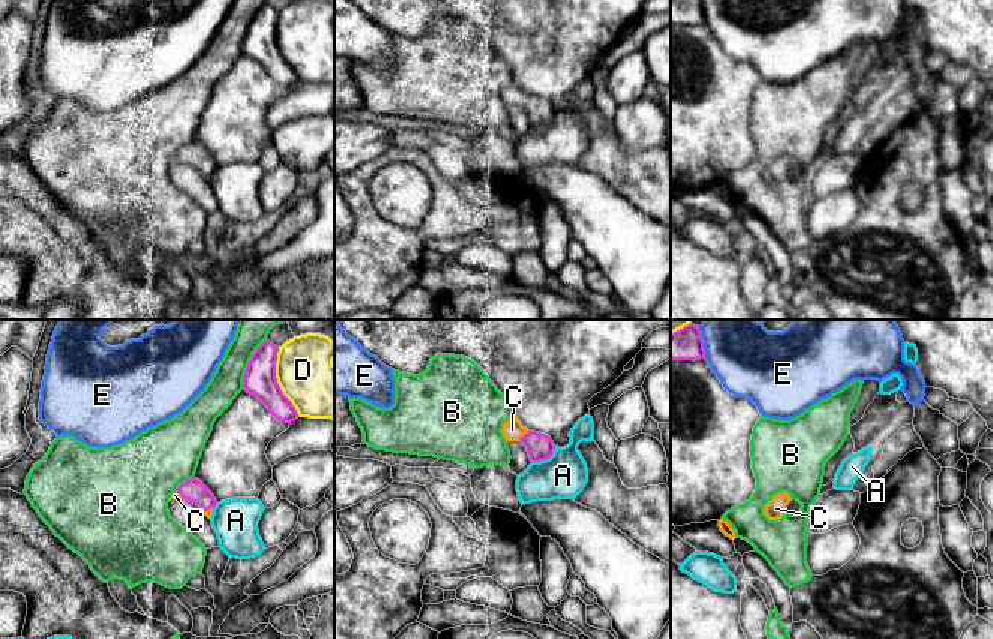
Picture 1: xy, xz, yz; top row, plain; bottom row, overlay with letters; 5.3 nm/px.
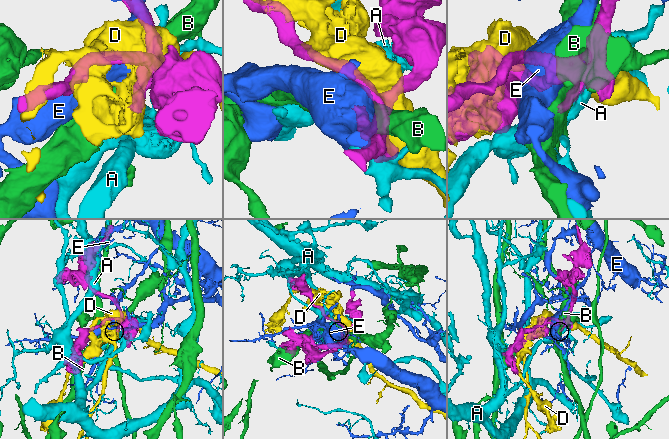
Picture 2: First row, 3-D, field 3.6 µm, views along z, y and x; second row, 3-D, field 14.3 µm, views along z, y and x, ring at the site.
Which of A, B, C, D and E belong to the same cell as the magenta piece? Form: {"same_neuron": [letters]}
{"same_neuron": ["C"]}

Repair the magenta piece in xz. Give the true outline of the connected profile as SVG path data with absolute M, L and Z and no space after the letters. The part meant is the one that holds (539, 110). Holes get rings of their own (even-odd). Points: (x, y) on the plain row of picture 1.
M514 78L502 88L501 96L506 105L519 105L526 111L530 126L546 124L554 118L555 108L550 100L528 94Z

